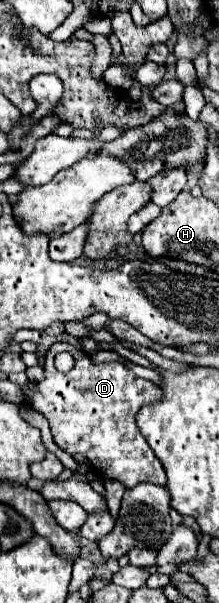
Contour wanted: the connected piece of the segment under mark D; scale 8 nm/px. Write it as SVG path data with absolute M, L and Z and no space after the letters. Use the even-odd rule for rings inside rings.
M55 343L45 355L43 369L45 379L35 385L31 407L49 421L53 439L65 453L85 455L99 475L117 479L125 487L135 487L143 481L155 485L167 483L161 461L145 443L145 437L135 423L135 415L143 403L159 399L161 389L155 383L135 377L119 361L93 365L91 357L71 343ZM61 351L75 357L75 367L69 373L59 373L53 365L53 357Z

